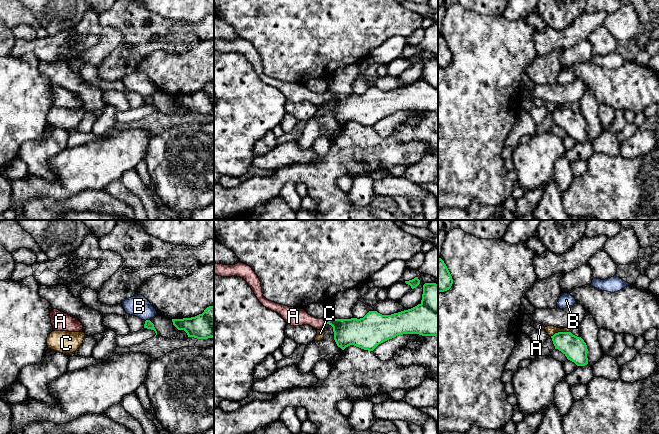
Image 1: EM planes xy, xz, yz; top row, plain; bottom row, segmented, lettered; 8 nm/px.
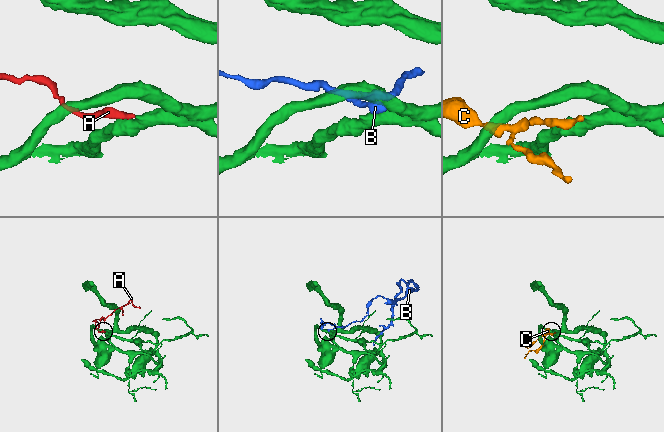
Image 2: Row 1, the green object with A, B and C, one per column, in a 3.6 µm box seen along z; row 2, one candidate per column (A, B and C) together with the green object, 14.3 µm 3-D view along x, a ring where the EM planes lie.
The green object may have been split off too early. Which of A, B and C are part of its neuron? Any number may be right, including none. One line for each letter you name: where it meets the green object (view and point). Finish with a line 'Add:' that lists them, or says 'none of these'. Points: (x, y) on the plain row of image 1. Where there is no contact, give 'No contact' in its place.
A: Touches green at xz (326, 97)
Add: A

